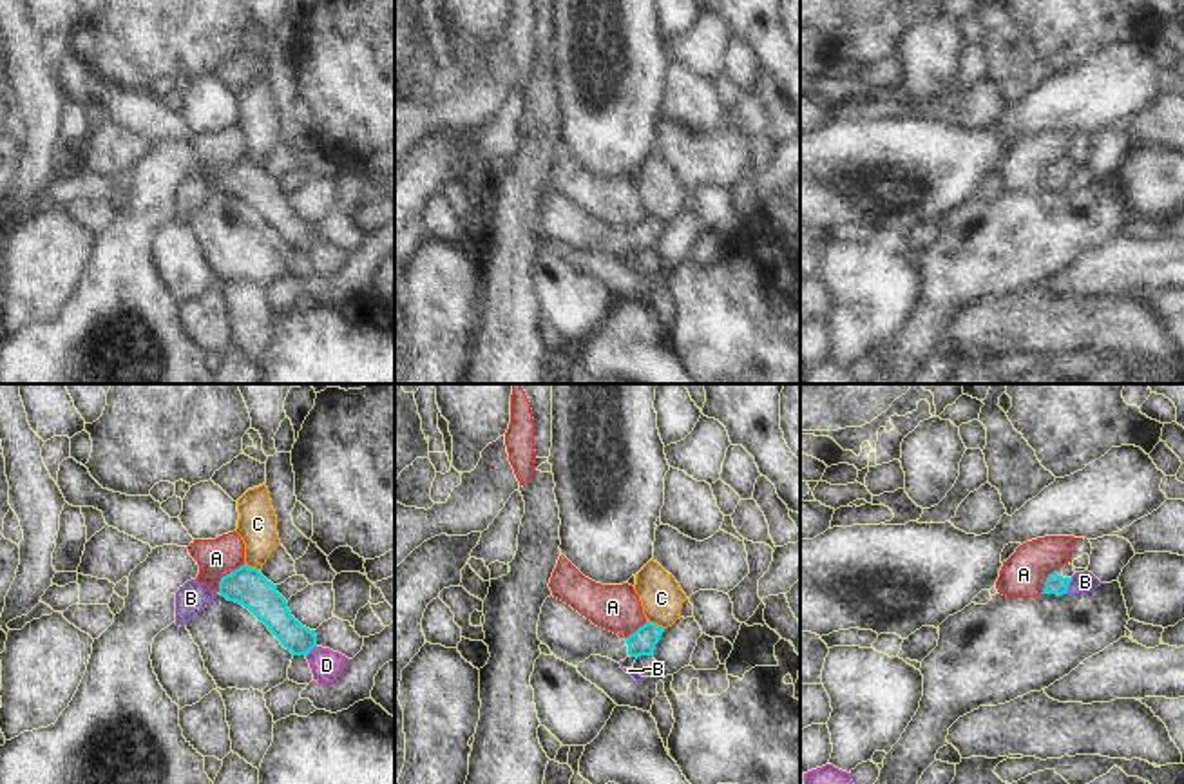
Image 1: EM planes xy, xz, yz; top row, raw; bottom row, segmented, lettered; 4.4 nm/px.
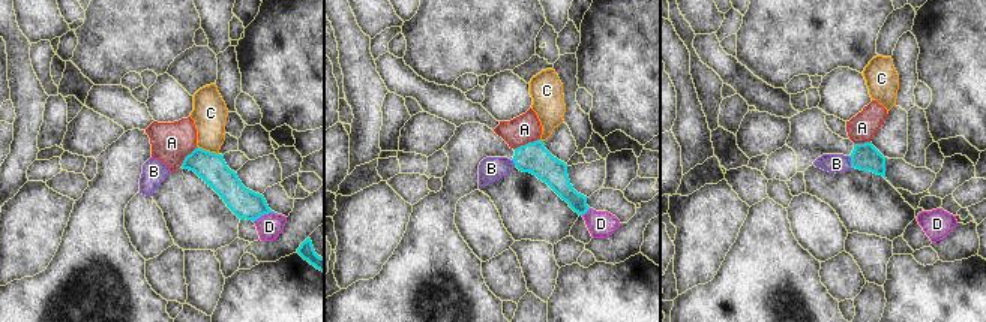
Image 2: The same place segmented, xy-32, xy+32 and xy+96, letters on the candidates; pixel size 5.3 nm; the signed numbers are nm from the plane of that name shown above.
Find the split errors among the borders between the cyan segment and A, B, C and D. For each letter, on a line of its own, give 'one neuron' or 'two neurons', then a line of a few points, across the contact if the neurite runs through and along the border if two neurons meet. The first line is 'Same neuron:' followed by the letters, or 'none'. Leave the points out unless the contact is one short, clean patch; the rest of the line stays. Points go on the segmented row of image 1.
Same neuron: none
A: two neurons; line xy (243, 564), (221, 578), (218, 591)
B: two neurons; line yz (1072, 578), (1067, 592)
C: two neurons; line xz (647, 620), (663, 629)
D: two neurons; line xy (315, 645), (306, 656)

